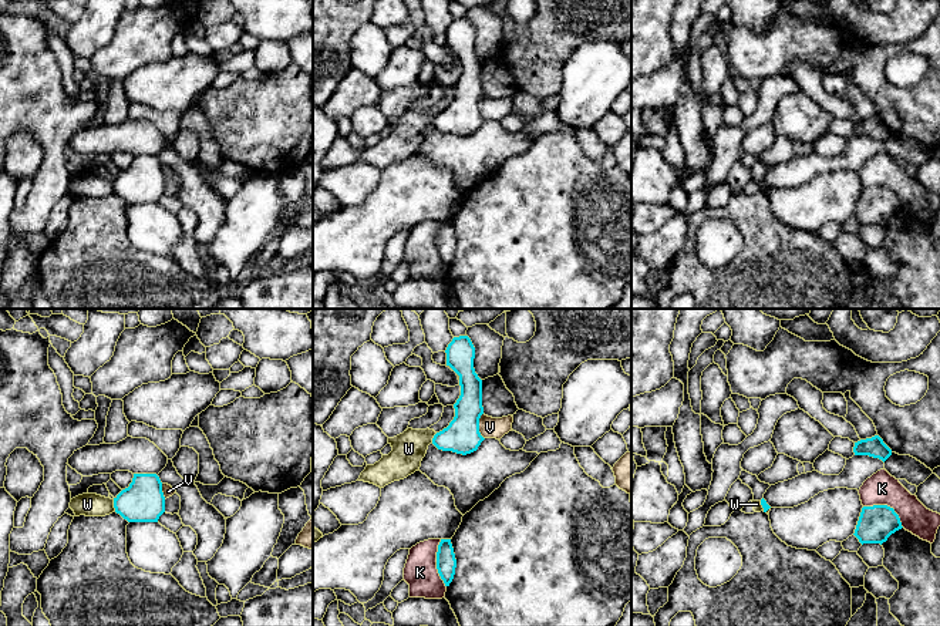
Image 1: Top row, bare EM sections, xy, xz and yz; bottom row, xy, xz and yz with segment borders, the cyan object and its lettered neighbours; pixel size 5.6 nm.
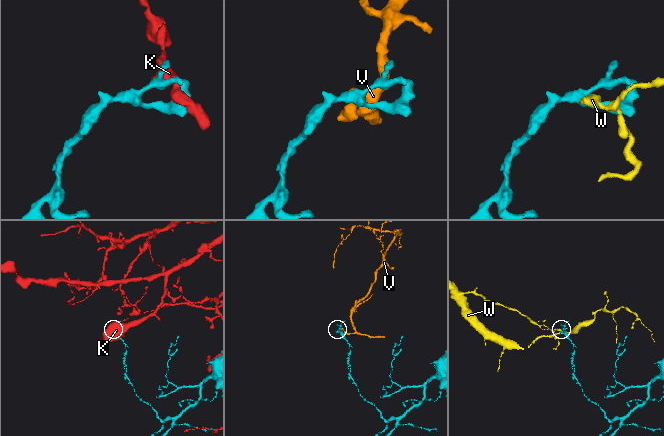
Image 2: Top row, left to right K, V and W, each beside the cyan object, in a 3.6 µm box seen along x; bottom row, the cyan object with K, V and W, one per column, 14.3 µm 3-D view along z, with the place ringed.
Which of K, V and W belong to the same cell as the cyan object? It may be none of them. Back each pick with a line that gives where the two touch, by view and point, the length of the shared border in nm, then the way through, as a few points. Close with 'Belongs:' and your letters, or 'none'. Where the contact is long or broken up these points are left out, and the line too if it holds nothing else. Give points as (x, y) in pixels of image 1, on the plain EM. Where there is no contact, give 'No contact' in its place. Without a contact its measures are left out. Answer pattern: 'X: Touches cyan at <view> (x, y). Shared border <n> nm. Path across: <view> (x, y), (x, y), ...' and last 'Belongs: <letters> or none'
Belongs: none

